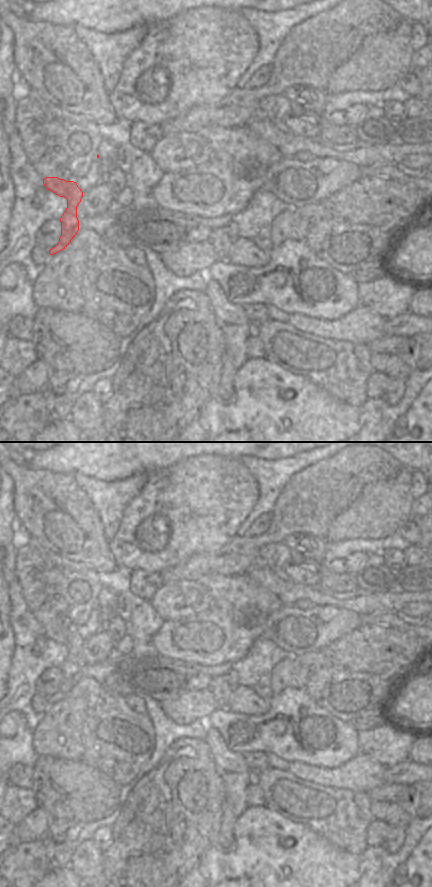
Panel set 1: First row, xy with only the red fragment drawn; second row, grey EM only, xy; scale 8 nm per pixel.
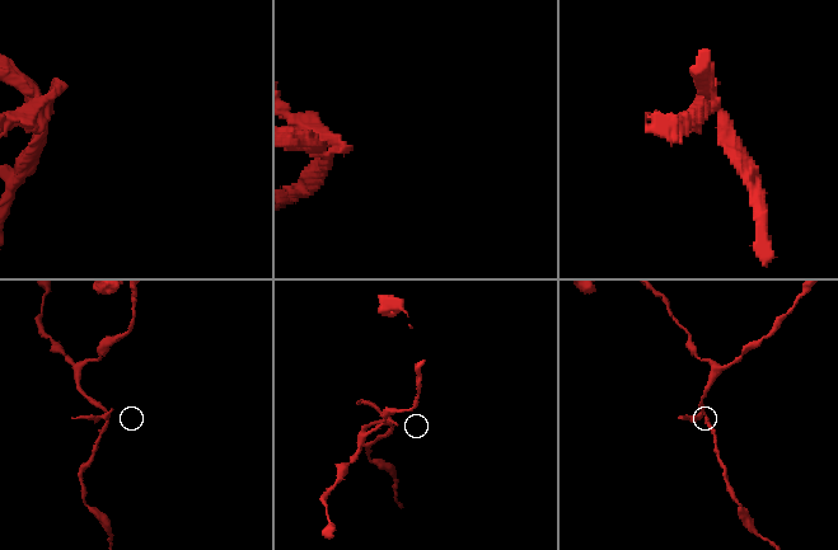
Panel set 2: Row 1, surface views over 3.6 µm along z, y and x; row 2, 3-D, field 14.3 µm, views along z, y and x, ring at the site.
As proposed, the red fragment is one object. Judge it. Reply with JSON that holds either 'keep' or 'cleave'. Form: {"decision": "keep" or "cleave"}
{"decision": "cleave"}

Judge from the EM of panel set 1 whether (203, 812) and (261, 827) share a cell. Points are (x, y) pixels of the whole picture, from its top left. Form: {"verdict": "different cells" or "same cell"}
{"verdict": "different cells"}

